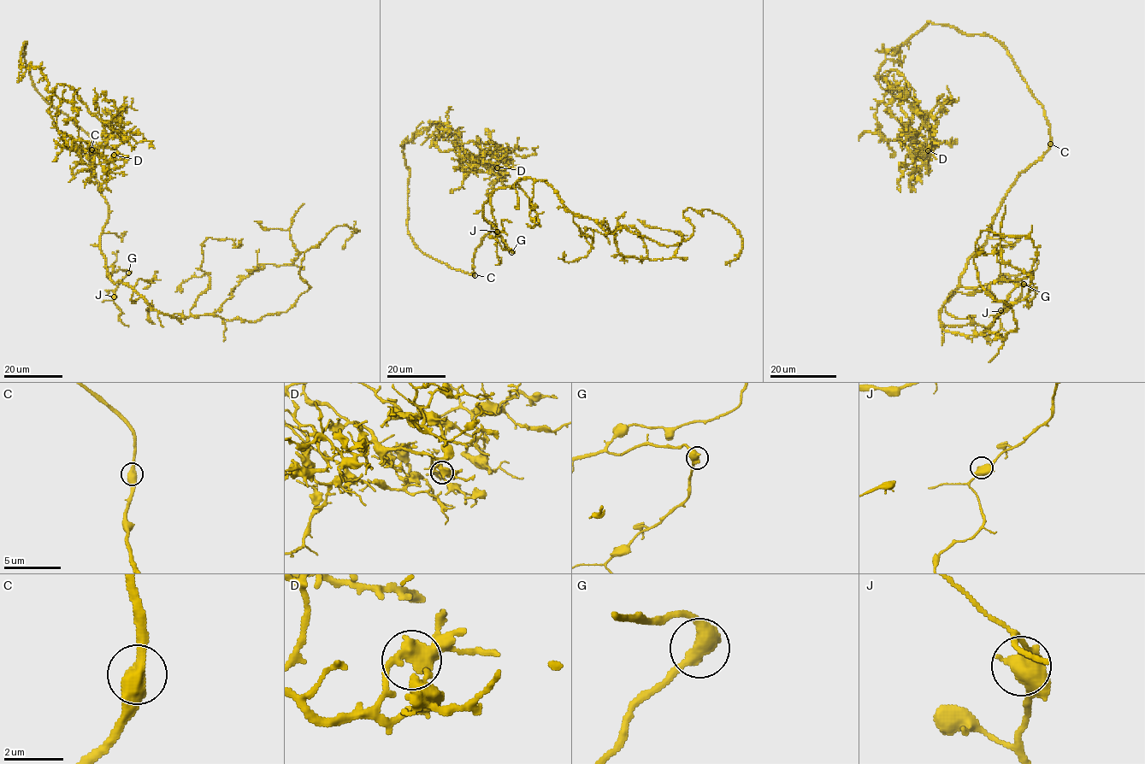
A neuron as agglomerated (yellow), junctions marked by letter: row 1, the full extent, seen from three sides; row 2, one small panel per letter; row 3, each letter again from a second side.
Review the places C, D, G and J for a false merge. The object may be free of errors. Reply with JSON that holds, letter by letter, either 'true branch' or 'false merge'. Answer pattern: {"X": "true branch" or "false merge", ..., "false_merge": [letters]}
{"C": "true branch", "D": "true branch", "G": "true branch", "J": "true branch", "false_merge": []}

